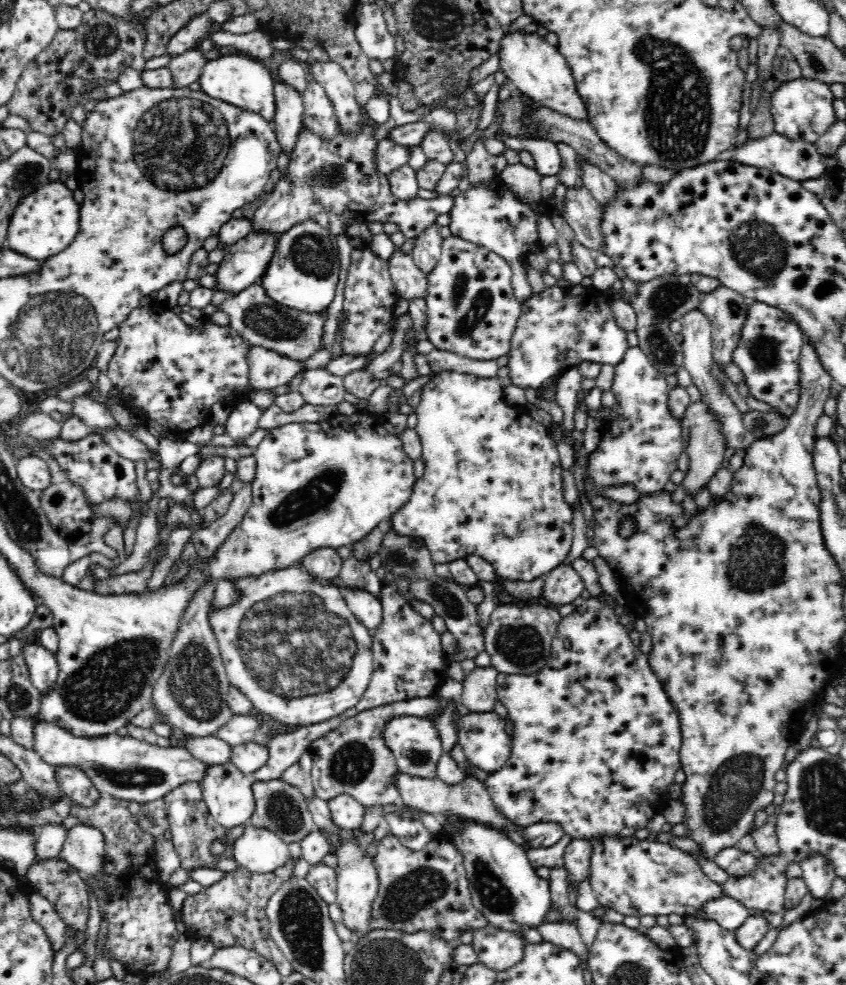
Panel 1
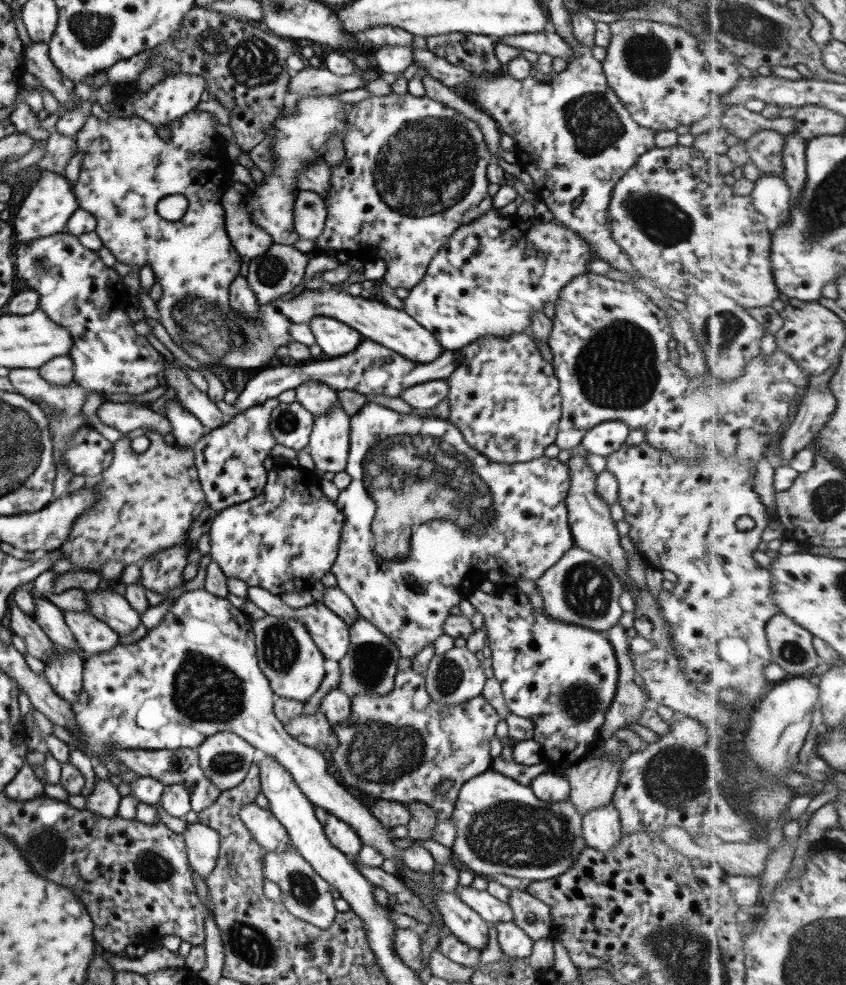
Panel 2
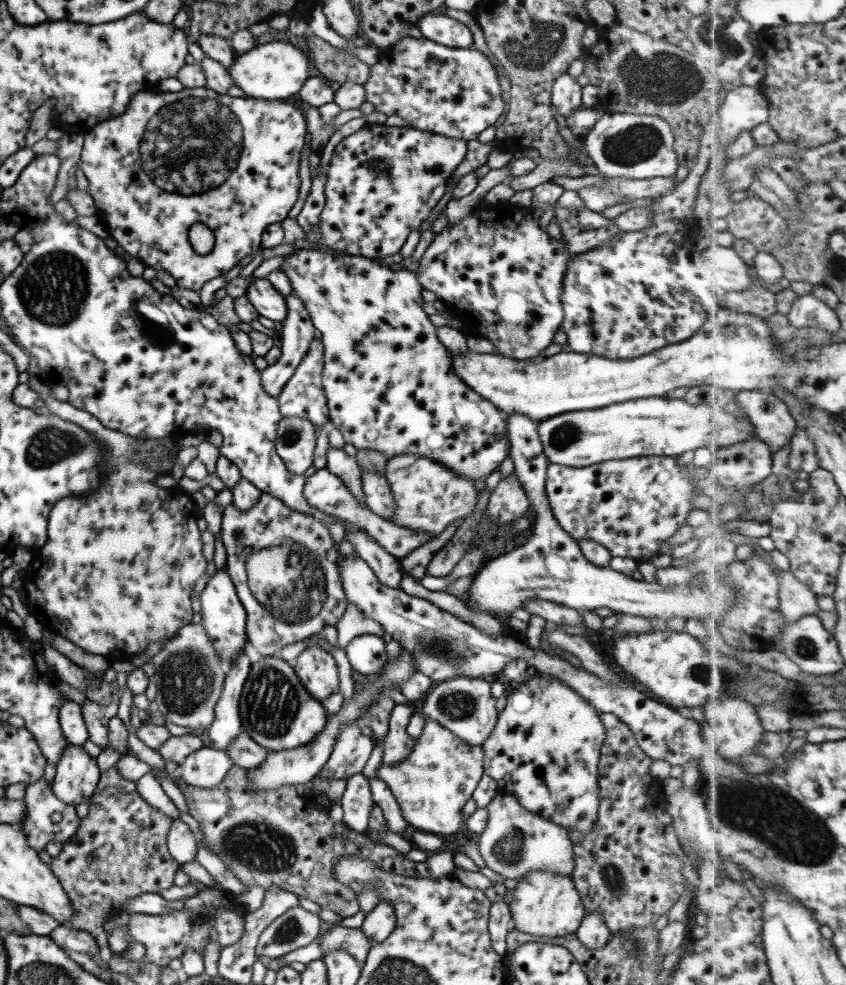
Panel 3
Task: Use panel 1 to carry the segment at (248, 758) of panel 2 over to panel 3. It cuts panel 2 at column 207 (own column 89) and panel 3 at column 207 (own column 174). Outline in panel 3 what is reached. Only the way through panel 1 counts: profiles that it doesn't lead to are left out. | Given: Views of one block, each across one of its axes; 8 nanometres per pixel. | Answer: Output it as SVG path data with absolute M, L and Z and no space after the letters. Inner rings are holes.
M204 747L185 758L178 766L178 773L189 785L205 789L222 782L232 767L226 750Z

